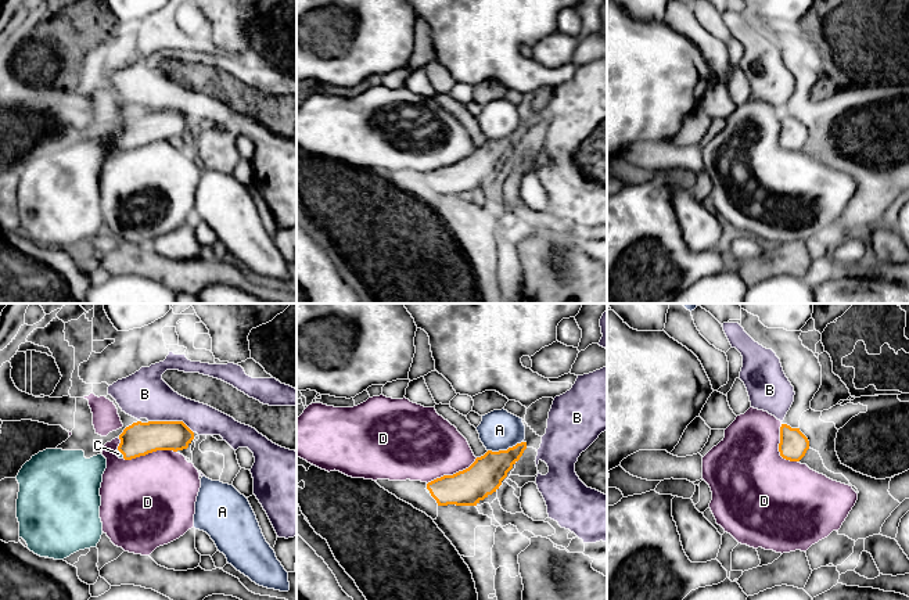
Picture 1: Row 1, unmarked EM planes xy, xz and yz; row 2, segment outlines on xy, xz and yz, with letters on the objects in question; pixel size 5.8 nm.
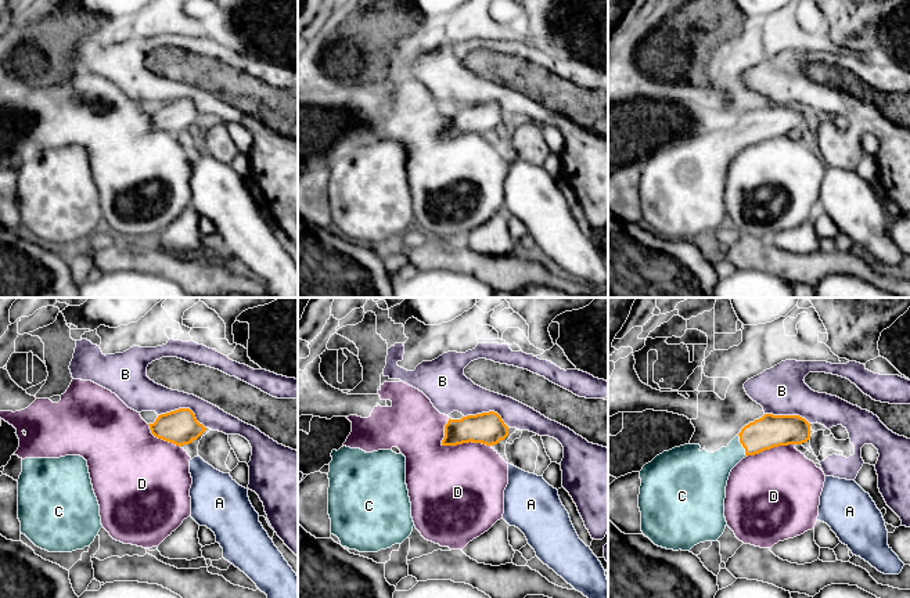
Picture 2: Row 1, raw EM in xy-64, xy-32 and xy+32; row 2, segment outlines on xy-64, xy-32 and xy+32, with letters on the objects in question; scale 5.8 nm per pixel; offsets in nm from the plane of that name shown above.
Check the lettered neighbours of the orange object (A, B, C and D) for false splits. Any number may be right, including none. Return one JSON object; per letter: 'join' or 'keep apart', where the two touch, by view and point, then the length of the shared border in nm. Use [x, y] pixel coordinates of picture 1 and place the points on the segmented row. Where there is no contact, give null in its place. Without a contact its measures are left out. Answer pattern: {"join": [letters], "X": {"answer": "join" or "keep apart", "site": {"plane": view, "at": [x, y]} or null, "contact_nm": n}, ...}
{"join": ["C"], "A": {"answer": "keep apart", "site": {"plane": "xz", "at": [505, 451]}, "contact_nm": 200}, "B": {"answer": "keep apart", "site": {"plane": "xy", "at": [171, 421]}, "contact_nm": 280}, "C": {"answer": "join", "site": {"plane": "xy", "at": [121, 452]}, "contact_nm": 70}, "D": {"answer": "keep apart", "site": {"plane": "xy", "at": [150, 452]}, "contact_nm": 320}}

